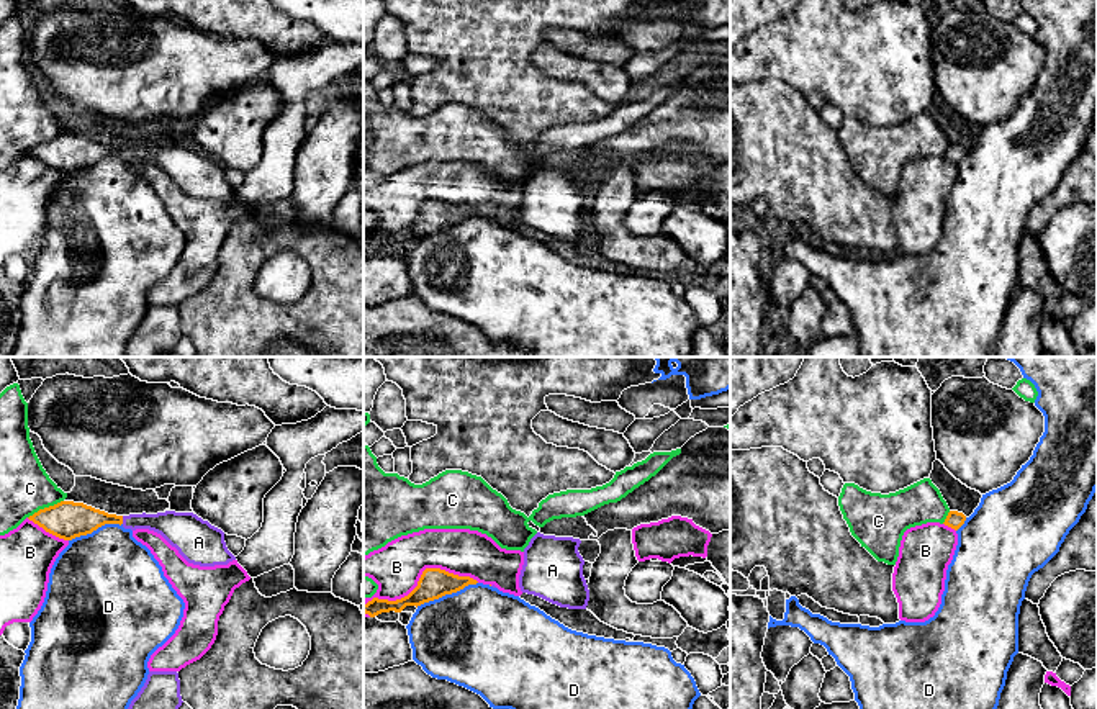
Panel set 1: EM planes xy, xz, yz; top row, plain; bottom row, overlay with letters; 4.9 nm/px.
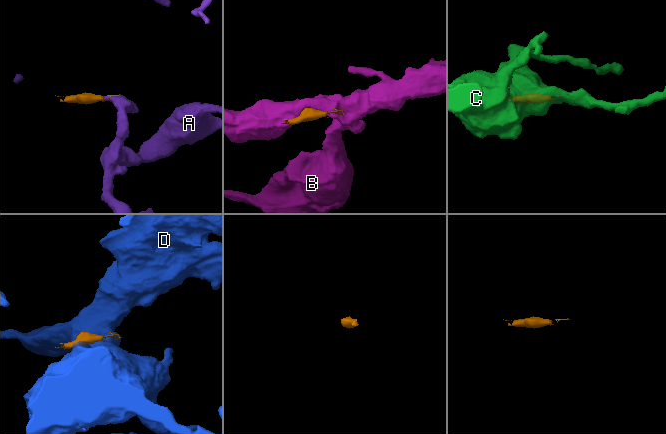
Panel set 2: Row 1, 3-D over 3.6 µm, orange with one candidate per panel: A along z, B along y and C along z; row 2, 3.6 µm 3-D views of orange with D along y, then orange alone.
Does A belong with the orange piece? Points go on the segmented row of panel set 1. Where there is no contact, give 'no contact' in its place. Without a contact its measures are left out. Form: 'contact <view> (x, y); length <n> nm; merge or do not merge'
contact xy (121, 519); length 40 nm; merge

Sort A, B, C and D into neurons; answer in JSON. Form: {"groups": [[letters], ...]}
{"groups": [["A"], ["B"], ["C"], ["D"]]}

